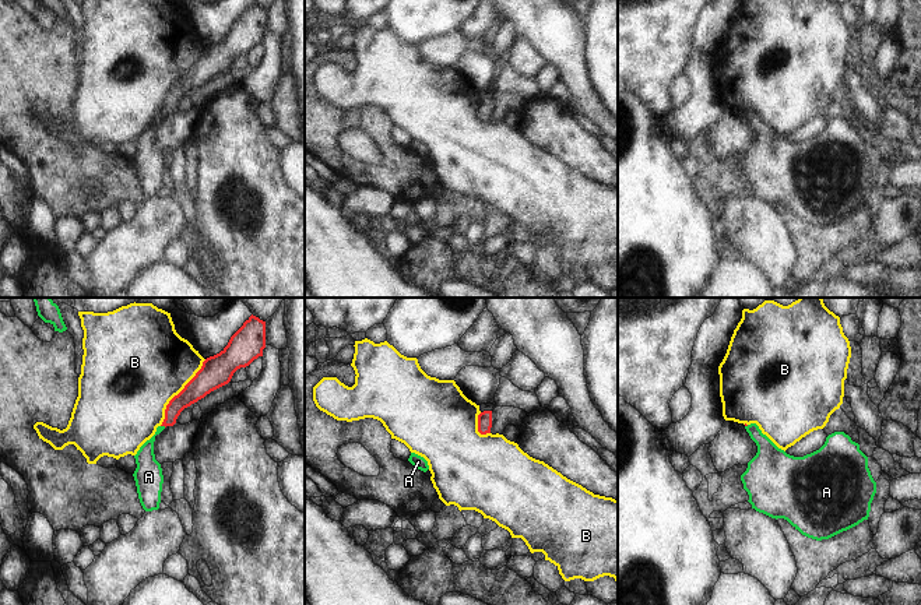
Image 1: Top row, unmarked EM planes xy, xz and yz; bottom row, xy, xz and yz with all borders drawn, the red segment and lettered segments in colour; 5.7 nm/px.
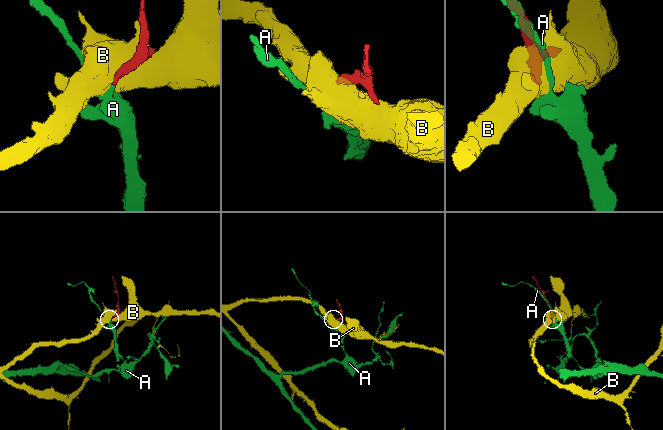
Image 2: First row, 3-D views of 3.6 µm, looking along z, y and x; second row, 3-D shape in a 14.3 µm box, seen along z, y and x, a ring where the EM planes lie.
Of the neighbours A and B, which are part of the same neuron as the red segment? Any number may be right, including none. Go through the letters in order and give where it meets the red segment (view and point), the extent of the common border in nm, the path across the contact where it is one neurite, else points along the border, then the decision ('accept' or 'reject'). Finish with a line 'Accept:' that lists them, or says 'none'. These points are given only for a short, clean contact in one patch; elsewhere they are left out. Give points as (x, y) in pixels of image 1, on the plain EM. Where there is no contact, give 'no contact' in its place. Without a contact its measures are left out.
A: contact xy (164, 112); length 30 nm; way xy (192, 80), (172, 98), (164, 112), (148, 132), (146, 148); accept
B: contact xy (179, 80); length 460 nm; reject
Accept: A

